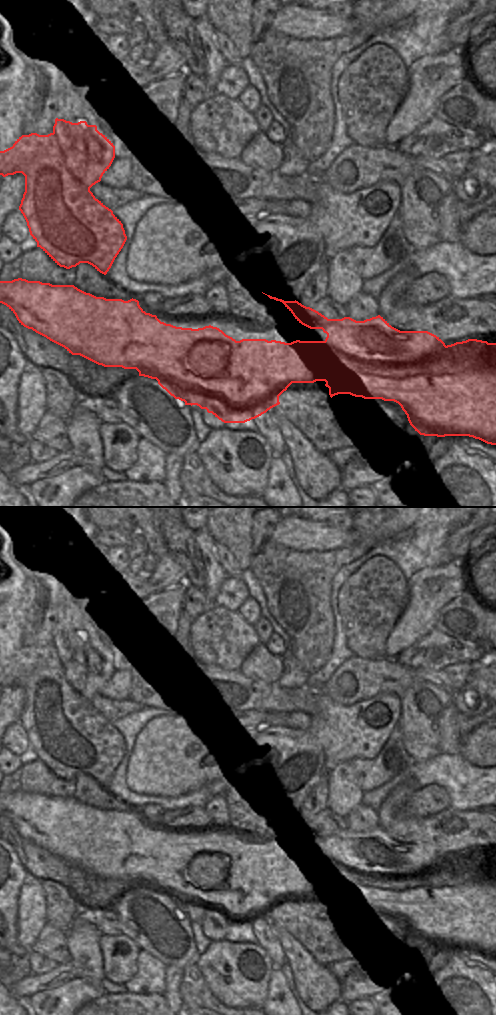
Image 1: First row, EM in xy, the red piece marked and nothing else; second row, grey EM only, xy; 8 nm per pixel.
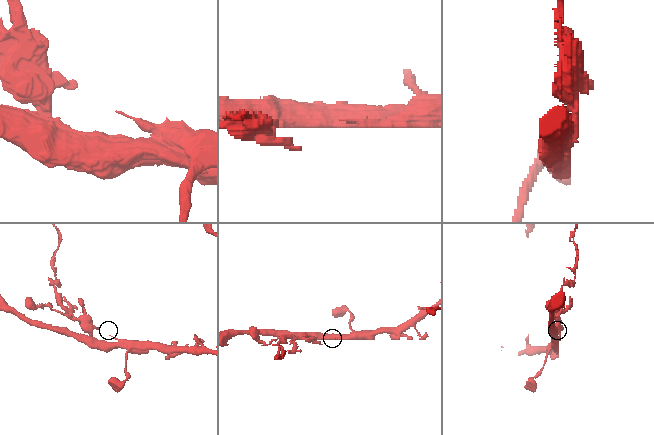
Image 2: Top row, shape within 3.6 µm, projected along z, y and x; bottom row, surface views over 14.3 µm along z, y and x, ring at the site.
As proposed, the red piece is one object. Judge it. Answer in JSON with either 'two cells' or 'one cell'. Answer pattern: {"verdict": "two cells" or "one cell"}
{"verdict": "two cells"}

